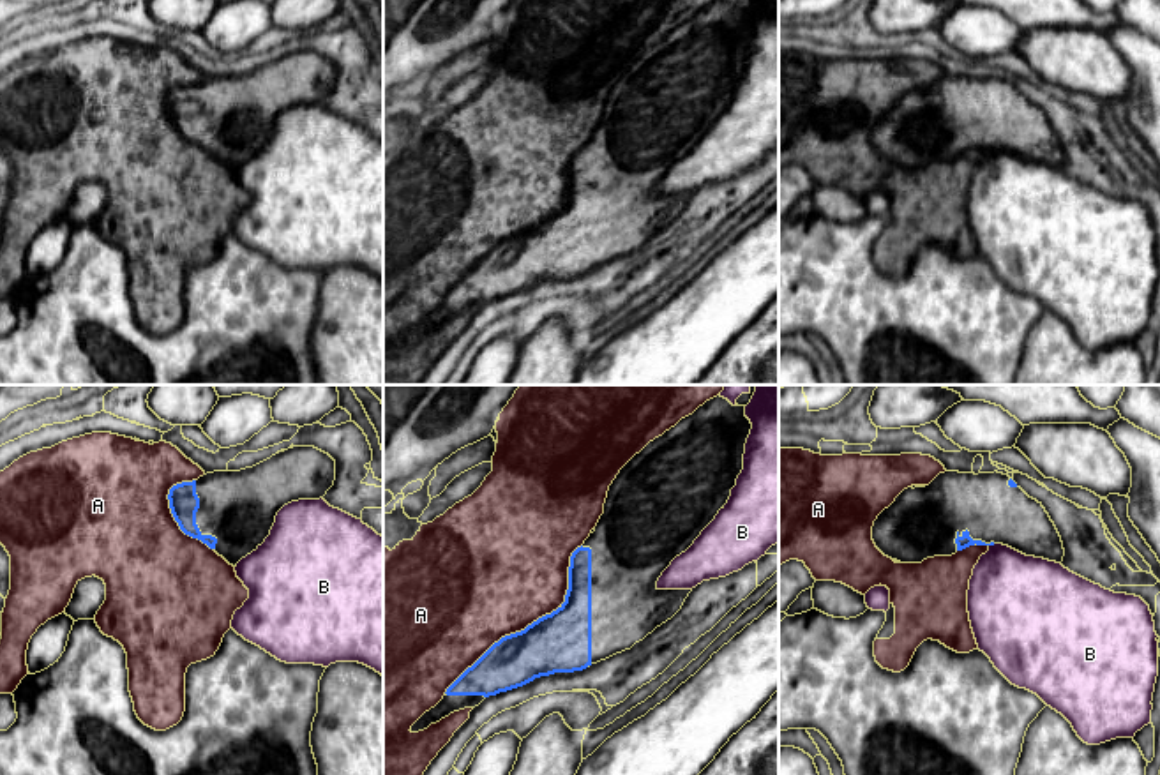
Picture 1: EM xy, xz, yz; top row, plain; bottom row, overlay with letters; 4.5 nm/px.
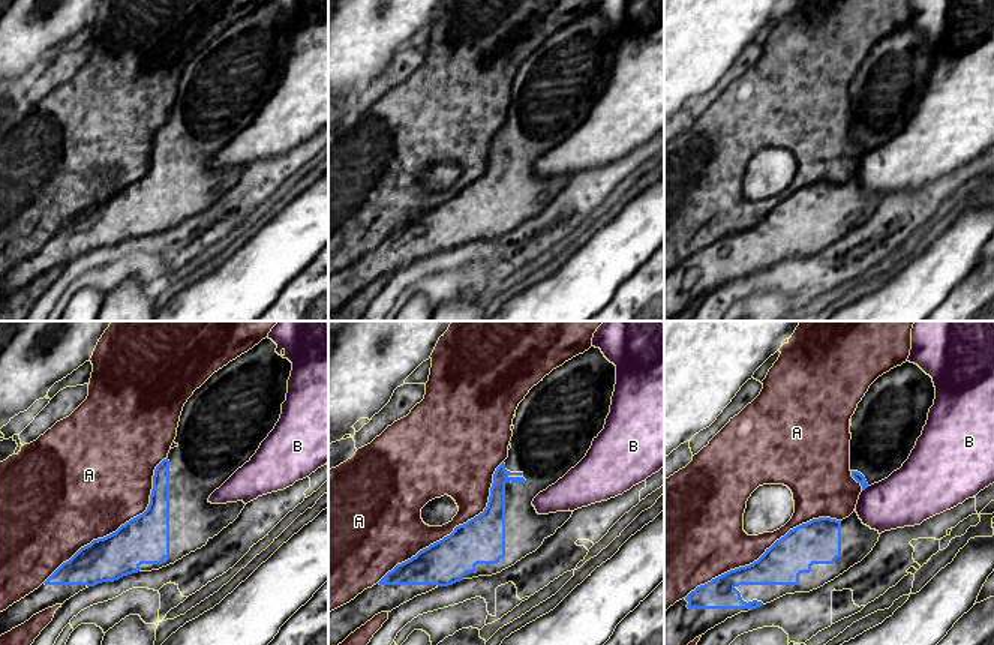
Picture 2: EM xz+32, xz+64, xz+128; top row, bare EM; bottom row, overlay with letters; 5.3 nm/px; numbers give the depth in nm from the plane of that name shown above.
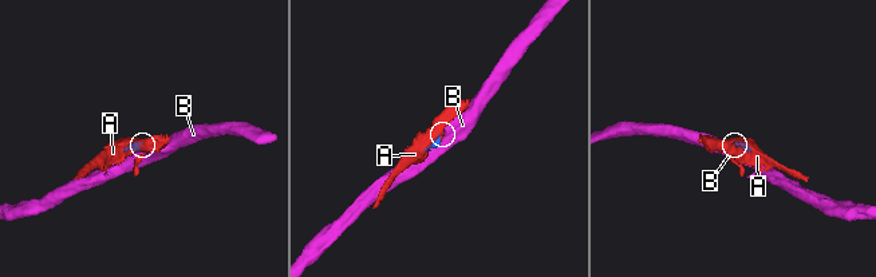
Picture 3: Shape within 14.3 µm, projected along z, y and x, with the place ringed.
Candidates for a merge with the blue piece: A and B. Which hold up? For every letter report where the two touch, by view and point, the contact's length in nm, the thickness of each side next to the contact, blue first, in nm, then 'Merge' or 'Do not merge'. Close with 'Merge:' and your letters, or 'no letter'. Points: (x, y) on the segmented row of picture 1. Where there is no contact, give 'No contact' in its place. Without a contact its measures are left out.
A: Touches blue at xz (534, 622). Shared border 900 nm. Thickness 280 nm (blue) against 500 nm. Do not merge
B: Touches blue at yz (991, 544). Shared border 30 nm. Thickness 60 nm (blue) against 380 nm. Do not merge
Merge: no letter

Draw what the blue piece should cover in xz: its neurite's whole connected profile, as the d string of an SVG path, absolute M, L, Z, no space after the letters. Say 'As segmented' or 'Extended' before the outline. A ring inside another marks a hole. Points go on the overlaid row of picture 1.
Extended. M717 395L636 454L609 485L595 531L570 556L565 602L494 643L410 731L424 731L454 711L475 708L486 697L535 678L583 671L630 650L671 620L692 590L659 590L657 581L727 503L743 470L750 429L745 406Z

